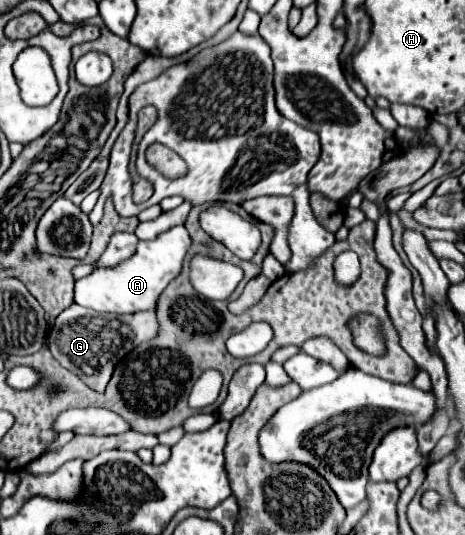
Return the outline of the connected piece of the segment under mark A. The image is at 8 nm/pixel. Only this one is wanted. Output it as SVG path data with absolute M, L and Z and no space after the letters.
M174 226L154 240L138 242L138 248L132 258L124 260L116 268L98 268L90 276L74 284L74 302L96 312L114 312L114 314L134 314L136 310L154 310L156 300L172 278L180 274L182 260L190 248L190 236L184 226Z

